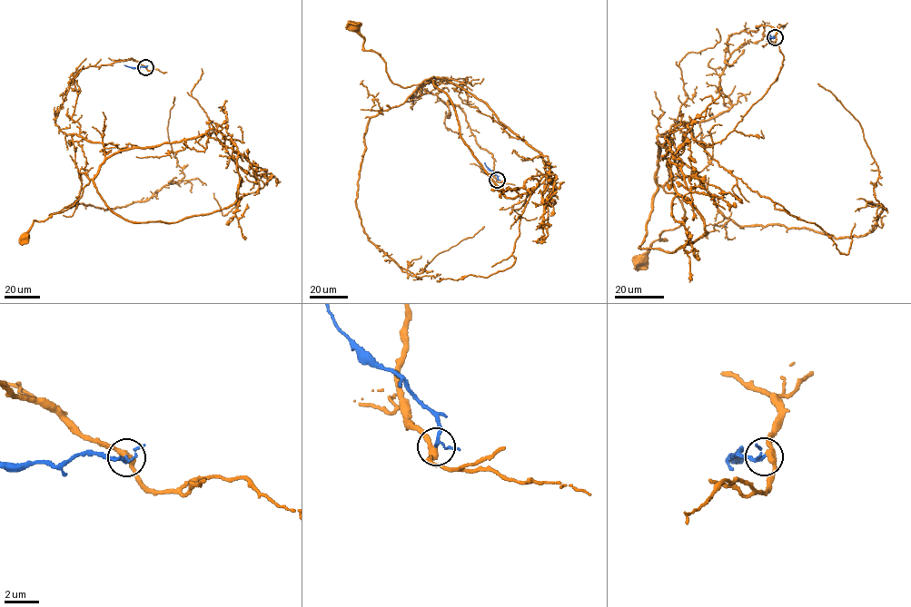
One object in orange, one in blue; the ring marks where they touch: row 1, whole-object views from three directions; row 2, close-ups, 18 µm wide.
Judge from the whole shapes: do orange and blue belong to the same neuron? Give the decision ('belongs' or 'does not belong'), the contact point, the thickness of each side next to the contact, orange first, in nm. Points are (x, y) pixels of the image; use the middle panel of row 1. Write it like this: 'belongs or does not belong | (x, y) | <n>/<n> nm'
belongs | (497, 180) | 360/150 nm

